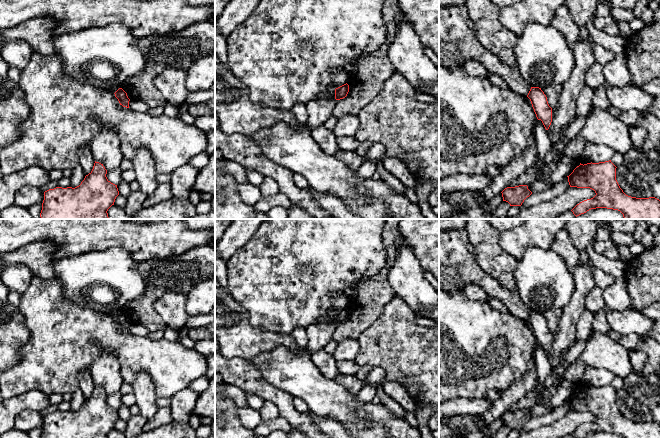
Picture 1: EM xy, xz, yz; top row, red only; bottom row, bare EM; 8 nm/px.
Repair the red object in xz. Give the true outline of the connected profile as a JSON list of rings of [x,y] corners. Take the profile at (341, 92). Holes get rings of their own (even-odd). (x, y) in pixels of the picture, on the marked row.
[[[346,83],[335,89],[335,99],[340,100],[347,96],[349,92],[349,85]]]

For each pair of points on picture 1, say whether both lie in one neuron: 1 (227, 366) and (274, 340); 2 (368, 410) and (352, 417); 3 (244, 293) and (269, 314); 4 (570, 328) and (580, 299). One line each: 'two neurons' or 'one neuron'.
1: two neurons
2: two neurons
3: one neuron
4: one neuron

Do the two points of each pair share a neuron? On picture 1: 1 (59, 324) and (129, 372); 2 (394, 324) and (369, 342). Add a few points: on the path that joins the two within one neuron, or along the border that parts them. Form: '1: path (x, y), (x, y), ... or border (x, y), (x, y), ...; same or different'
1: path (79, 334), (103, 334), (121, 352); same
2: path (388, 330), (381, 337), (375, 338); same

